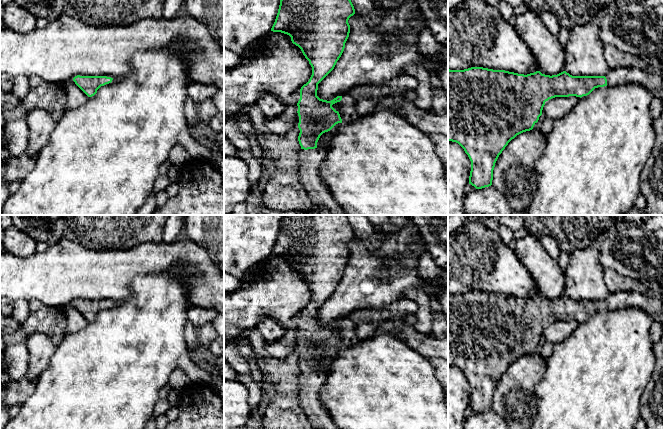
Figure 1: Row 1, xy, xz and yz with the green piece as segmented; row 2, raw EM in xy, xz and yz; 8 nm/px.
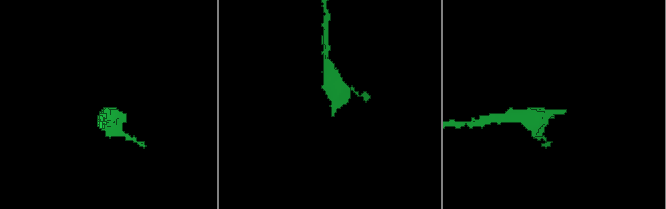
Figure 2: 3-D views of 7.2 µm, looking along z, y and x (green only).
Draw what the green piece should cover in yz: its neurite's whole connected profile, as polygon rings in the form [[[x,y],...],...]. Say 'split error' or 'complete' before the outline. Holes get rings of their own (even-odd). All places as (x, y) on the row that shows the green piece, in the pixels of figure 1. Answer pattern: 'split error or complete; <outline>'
split error; [[[471,67],[464,70],[448,69],[448,141],[458,143],[471,161],[469,184],[476,189],[492,185],[495,163],[517,135],[530,131],[542,115],[545,102],[555,97],[583,97],[598,87],[614,87],[622,84],[638,84],[645,87],[654,97],[663,100],[663,76],[651,72],[648,68],[618,67],[610,69],[605,76],[572,76],[566,71],[557,75],[545,75],[540,71],[527,75],[505,70],[493,70],[483,67]]]

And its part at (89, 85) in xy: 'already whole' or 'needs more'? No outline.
already whole

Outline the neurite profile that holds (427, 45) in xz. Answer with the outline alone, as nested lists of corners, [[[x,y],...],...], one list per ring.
[[[423,25],[420,29],[417,45],[425,56],[436,56],[441,64],[448,64],[448,48],[435,40],[428,25]]]

